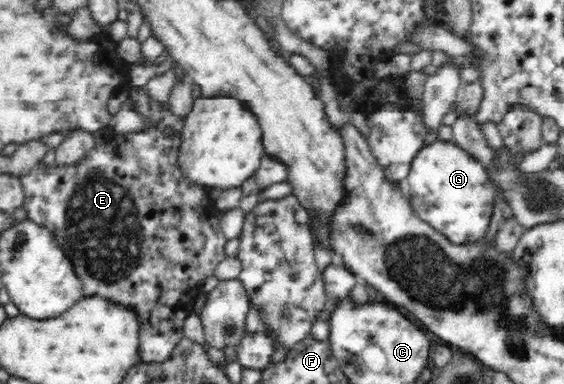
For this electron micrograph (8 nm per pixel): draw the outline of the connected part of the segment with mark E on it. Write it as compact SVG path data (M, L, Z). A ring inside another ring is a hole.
M157 99L149 100L149 111L147 113L149 113L149 118L153 122L153 125L147 131L120 134L109 128L105 135L103 135L105 141L101 145L95 144L82 158L79 158L79 161L67 165L55 163L52 166L47 166L41 160L41 162L31 168L26 174L18 176L18 181L21 182L22 191L24 192L22 207L27 211L27 219L53 232L57 243L59 243L59 247L73 261L77 275L83 281L83 293L87 297L99 295L99 297L103 297L103 299L107 299L107 301L133 312L137 316L136 320L139 325L139 361L143 363L163 363L163 361L169 359L177 342L184 336L182 327L184 319L190 315L187 307L189 307L191 299L197 297L197 293L201 291L201 286L203 287L204 285L204 280L213 275L213 269L217 267L217 263L221 263L225 259L226 253L224 248L228 240L224 237L223 232L218 226L217 215L219 215L219 211L217 211L217 205L215 207L211 203L211 199L209 201L205 187L187 178L185 170L179 166L179 147L181 147L181 135L185 133L186 115L173 113L169 102L157 101ZM167 127L174 129L172 135L165 135L163 133Z

